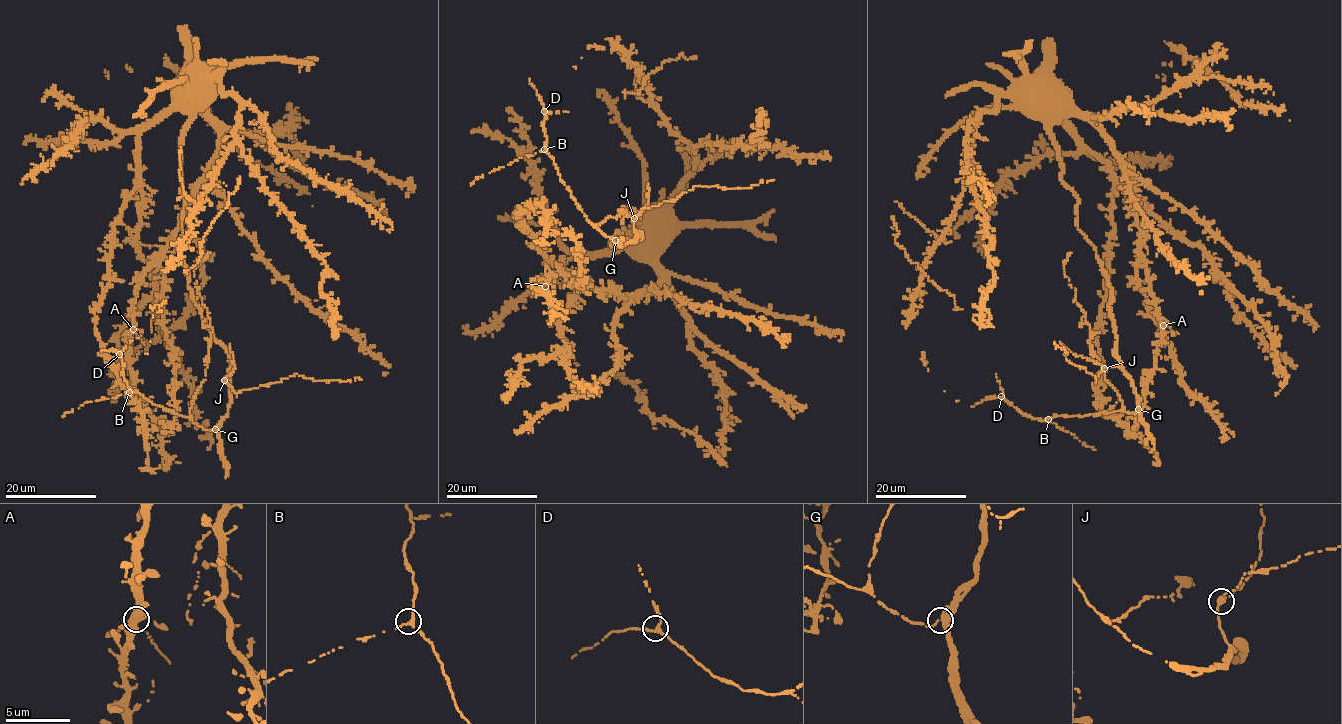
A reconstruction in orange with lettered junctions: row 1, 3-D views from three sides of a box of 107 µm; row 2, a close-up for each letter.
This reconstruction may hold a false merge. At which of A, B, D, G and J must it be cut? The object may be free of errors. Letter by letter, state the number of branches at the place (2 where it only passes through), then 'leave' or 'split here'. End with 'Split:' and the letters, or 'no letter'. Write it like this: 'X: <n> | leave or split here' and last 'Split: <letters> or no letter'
A: 3 | leave
B: 2 | leave
D: 3 | leave
G: 3 | leave
J: 3 | leave
Split: no letter

